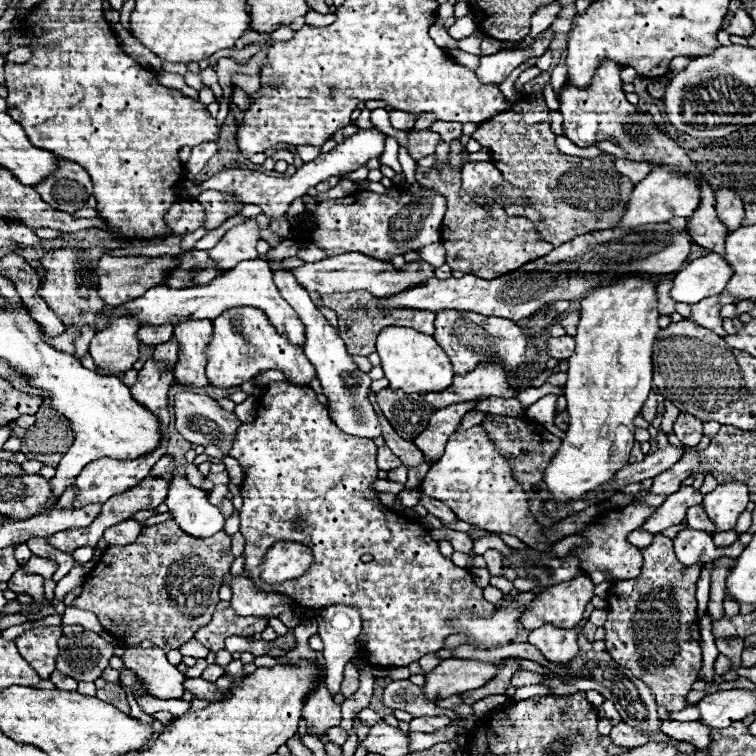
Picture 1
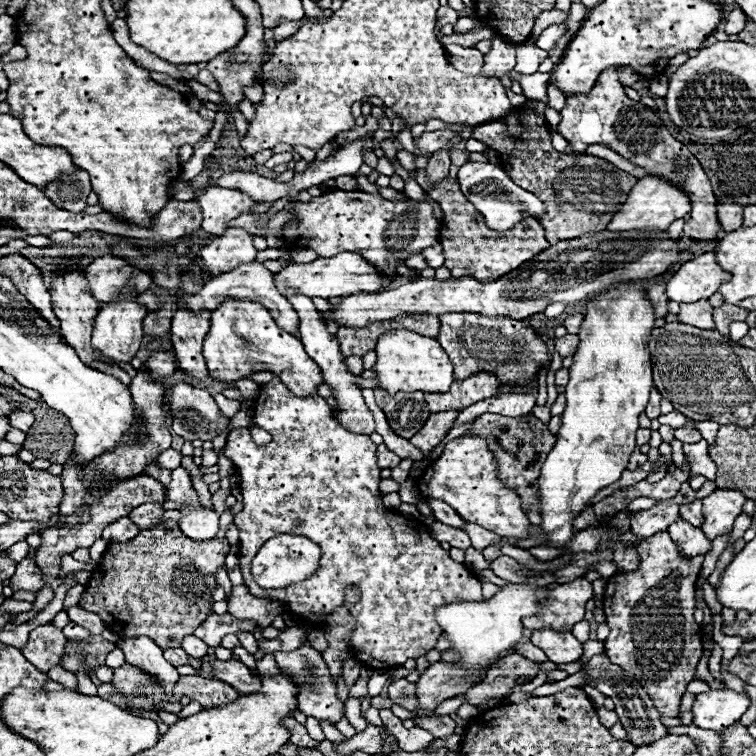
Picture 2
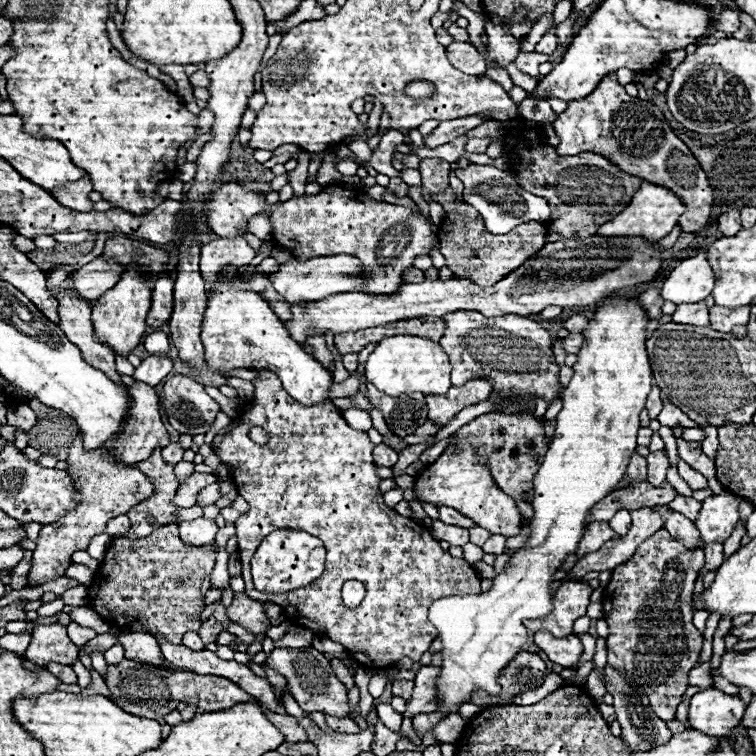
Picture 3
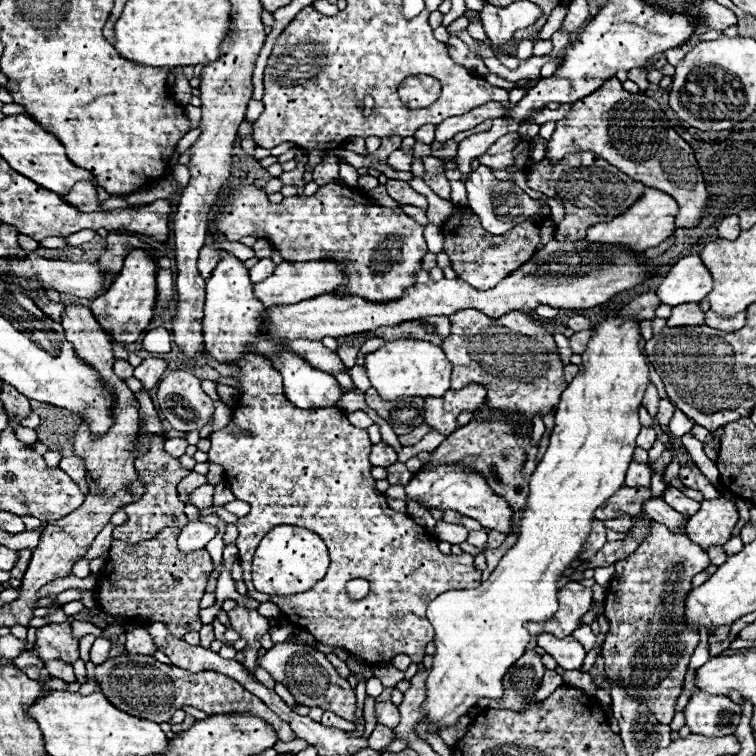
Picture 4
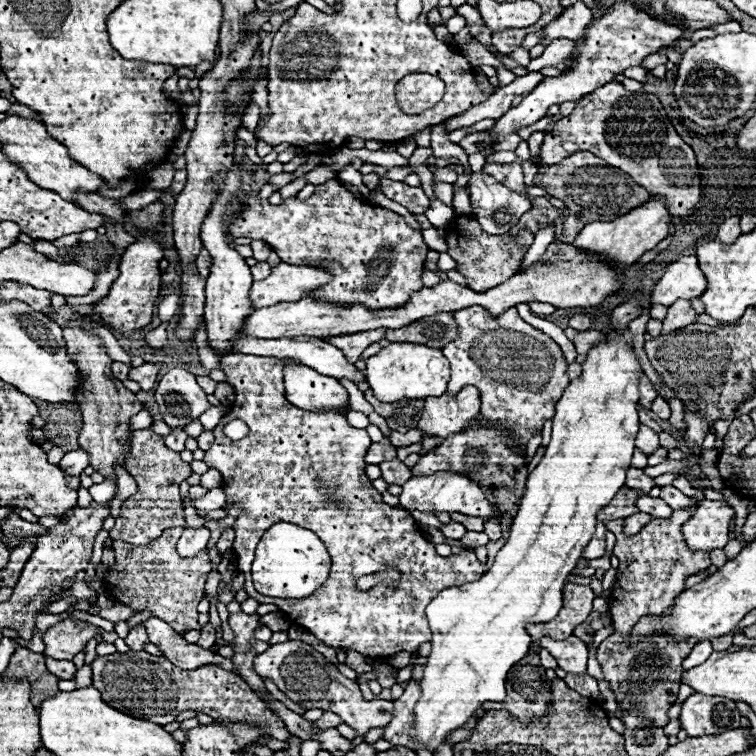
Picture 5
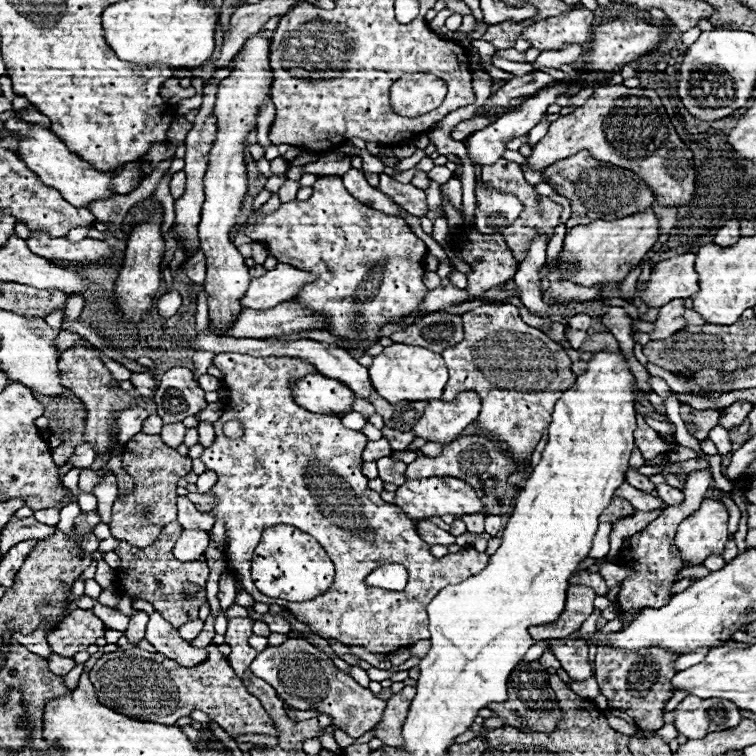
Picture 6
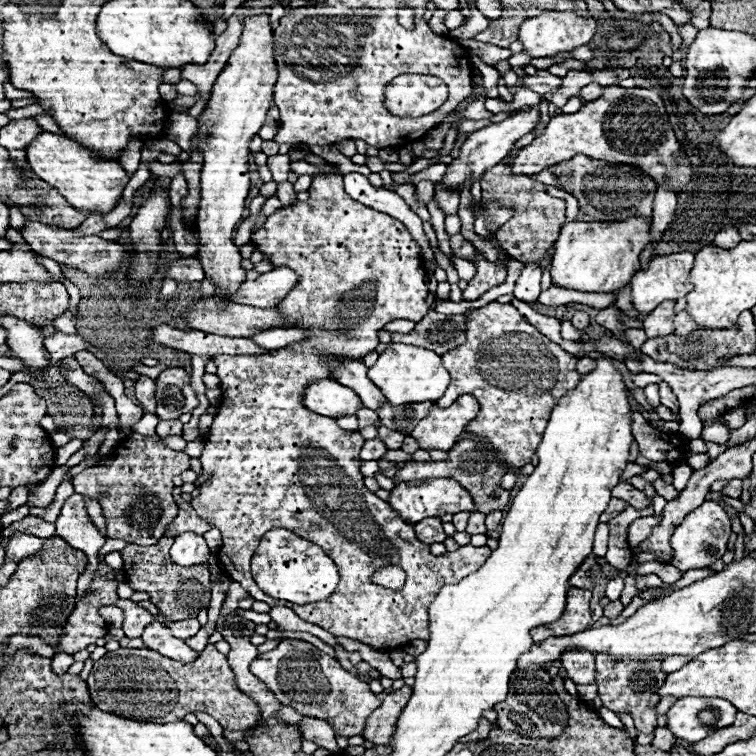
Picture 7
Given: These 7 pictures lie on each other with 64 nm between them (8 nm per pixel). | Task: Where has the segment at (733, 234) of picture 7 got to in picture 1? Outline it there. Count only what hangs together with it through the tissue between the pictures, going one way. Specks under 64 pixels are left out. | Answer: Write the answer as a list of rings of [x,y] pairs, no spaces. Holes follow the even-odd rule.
[[[722,188],[716,192],[716,212],[718,212],[718,218],[728,226],[730,232],[740,228],[744,220],[744,204],[740,196],[728,188]]]

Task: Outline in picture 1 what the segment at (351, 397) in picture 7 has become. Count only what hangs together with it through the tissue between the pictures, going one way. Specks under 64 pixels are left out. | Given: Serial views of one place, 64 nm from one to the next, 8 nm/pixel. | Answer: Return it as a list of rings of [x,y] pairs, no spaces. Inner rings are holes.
[[[238,306],[224,310],[218,318],[212,320],[212,324],[214,324],[212,342],[206,348],[206,356],[208,356],[206,374],[210,384],[220,388],[240,386],[242,382],[254,378],[258,372],[270,368],[282,370],[286,380],[300,388],[310,386],[310,380],[316,378],[316,368],[304,356],[302,348],[280,336],[276,328],[270,324],[268,316],[264,316],[264,312],[260,312],[258,308]]]

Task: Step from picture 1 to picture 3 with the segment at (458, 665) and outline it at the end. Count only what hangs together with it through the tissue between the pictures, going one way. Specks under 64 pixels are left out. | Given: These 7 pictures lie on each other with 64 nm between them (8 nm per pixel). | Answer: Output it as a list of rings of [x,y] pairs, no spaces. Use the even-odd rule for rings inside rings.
[[[422,666],[414,678],[414,690],[406,702],[404,718],[412,720],[416,714],[428,714],[436,708],[436,688],[434,678],[438,676],[438,666]]]

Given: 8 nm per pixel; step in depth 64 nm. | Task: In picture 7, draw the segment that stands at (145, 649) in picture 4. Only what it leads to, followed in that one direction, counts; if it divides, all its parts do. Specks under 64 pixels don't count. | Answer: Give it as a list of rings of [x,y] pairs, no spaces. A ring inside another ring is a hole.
[[[119,599],[115,605],[124,614],[124,622],[122,622],[124,634],[128,638],[140,638],[144,628],[152,622],[152,614],[146,608],[142,608],[138,602],[130,599]]]

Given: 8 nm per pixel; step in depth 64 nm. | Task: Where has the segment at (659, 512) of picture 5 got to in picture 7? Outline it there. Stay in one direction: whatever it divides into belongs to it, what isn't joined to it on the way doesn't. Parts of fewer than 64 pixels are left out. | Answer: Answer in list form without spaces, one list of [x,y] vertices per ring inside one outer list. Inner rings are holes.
[[[620,482],[616,488],[612,488],[612,496],[620,498],[620,500],[626,500],[628,504],[632,504],[638,510],[650,506],[650,500],[640,490],[636,490],[632,484],[628,484],[628,482]]]

